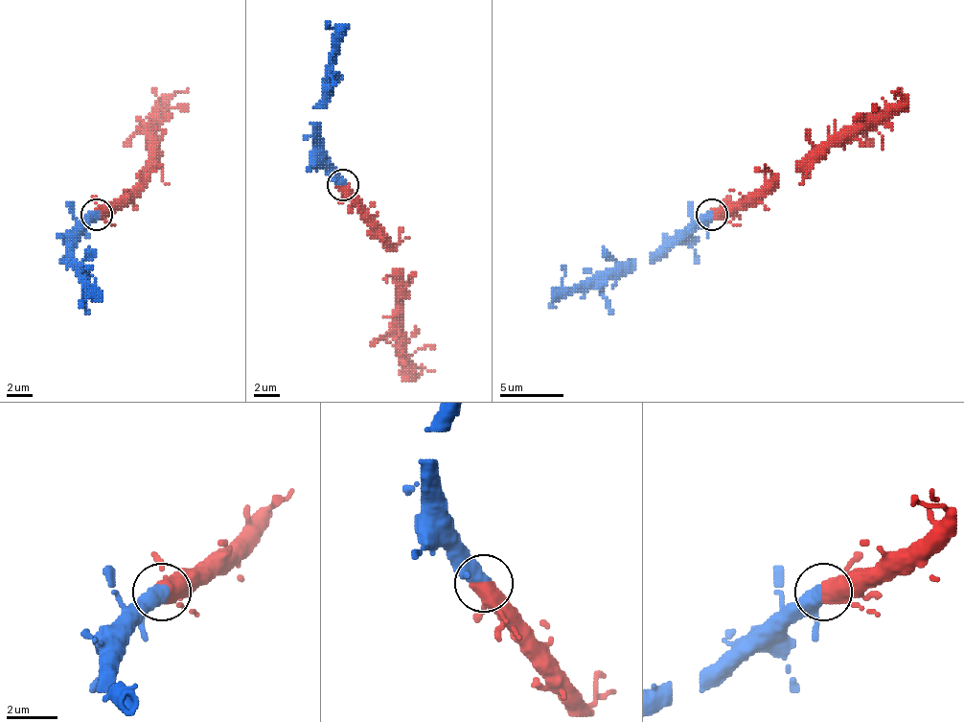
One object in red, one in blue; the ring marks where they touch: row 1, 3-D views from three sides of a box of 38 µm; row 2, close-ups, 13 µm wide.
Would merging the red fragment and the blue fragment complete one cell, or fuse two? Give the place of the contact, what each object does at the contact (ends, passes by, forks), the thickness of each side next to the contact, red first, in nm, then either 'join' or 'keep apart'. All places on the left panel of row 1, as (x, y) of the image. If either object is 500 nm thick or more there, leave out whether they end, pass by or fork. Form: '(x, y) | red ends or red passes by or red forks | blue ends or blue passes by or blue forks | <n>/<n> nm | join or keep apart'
(96, 215) | red passes by | blue passes by | 440/400 nm | join

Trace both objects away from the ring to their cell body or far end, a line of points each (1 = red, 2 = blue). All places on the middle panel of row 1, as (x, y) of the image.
1: (342, 183), (361, 219), (393, 250), (396, 342), (415, 370), (434, 370)
2: (342, 183), (326, 155), (320, 123), (320, 104), (342, 34), (335, 37), (339, 34)

